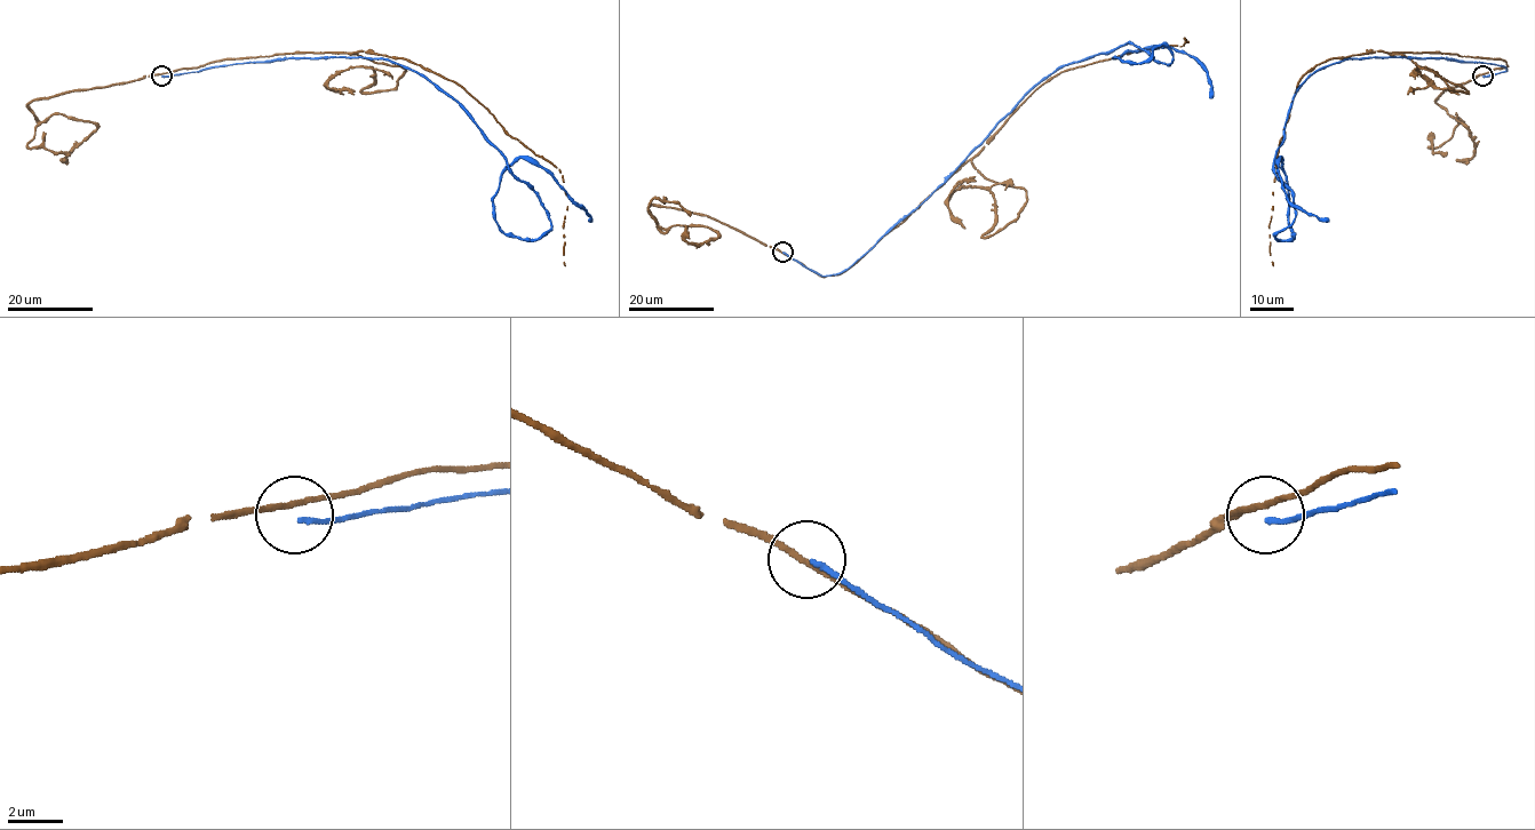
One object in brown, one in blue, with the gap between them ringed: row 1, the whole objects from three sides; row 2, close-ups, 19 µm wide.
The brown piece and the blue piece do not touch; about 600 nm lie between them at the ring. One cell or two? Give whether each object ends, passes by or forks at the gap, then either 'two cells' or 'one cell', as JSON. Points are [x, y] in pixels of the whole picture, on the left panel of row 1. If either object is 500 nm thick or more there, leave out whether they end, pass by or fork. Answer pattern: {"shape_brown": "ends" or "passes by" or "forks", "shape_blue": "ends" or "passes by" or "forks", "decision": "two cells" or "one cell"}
{"shape_brown": "passes by", "shape_blue": "ends", "decision": "two cells"}

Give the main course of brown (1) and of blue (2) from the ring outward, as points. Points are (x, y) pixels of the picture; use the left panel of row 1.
1: (161, 74), (227, 60), (363, 50), (429, 69), (461, 86), (509, 135), (559, 169), (567, 206), (564, 265)
2: (161, 77), (388, 60), (451, 95), (537, 196), (551, 228), (509, 237), (493, 196), (521, 158), (589, 221)

